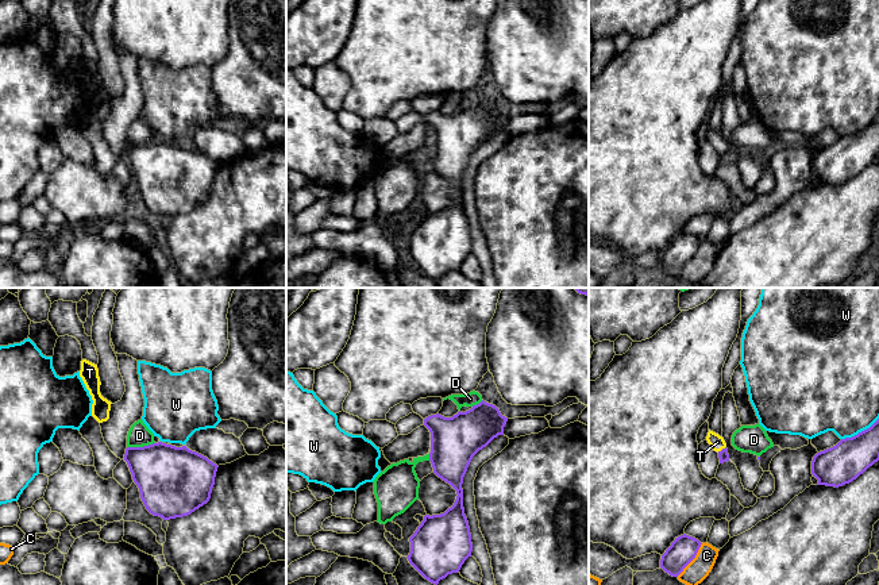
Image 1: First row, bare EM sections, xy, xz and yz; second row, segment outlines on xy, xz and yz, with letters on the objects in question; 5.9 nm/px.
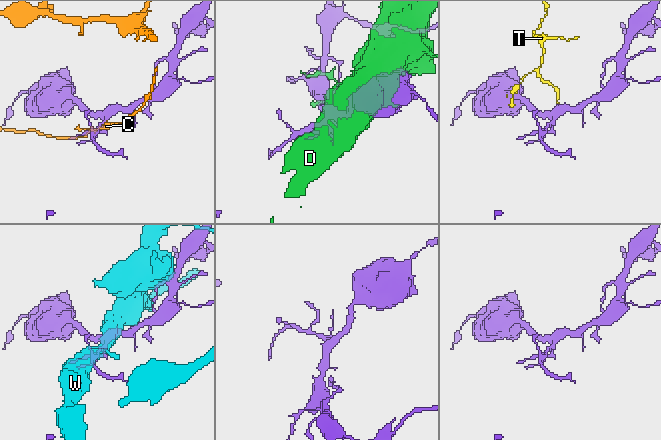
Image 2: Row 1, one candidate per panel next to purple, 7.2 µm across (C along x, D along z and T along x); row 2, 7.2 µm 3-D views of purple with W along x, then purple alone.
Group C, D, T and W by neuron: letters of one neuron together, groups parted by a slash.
C / D / T / W

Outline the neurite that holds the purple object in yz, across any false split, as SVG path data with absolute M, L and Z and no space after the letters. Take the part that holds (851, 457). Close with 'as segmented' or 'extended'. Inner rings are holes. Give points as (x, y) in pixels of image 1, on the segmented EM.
M879 419L867 430L852 438L841 439L836 446L817 453L811 461L811 474L818 480L817 485L843 486L863 474L879 461Z; as segmented

